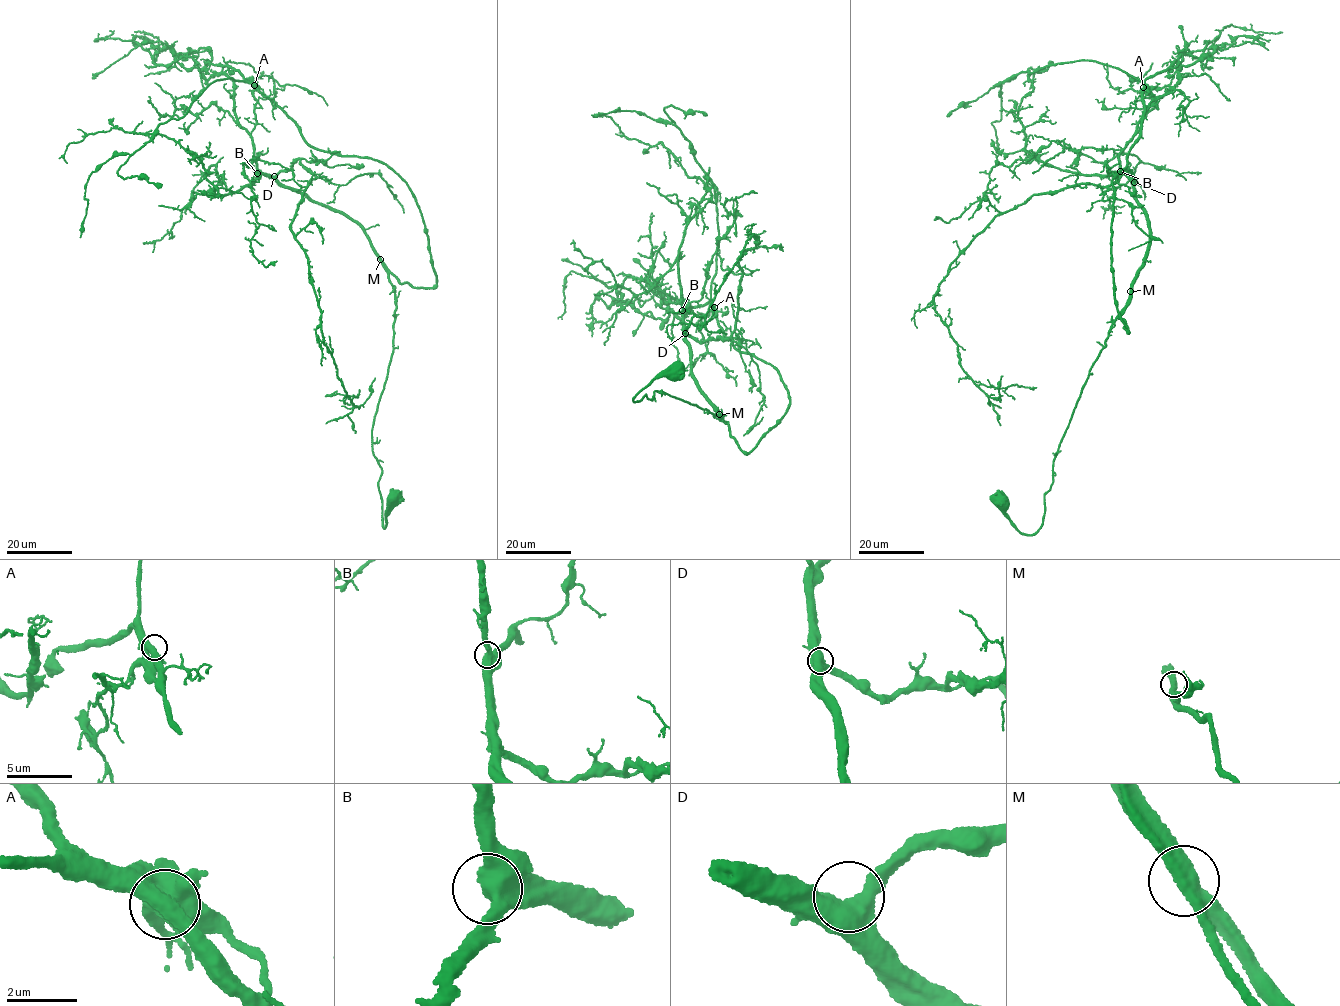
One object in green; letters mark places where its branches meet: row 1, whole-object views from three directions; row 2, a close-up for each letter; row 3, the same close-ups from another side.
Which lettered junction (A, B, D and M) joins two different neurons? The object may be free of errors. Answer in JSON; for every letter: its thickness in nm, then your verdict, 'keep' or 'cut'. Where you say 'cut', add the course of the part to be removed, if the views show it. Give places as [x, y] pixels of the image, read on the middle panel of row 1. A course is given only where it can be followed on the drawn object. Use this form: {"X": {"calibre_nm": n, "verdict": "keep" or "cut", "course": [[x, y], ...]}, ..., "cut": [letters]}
{"A": {"calibre_nm": 420, "verdict": "keep"}, "B": {"calibre_nm": 600, "verdict": "keep"}, "D": {"calibre_nm": 600, "verdict": "keep"}, "M": {"calibre_nm": 500, "verdict": "keep"}, "cut": []}

